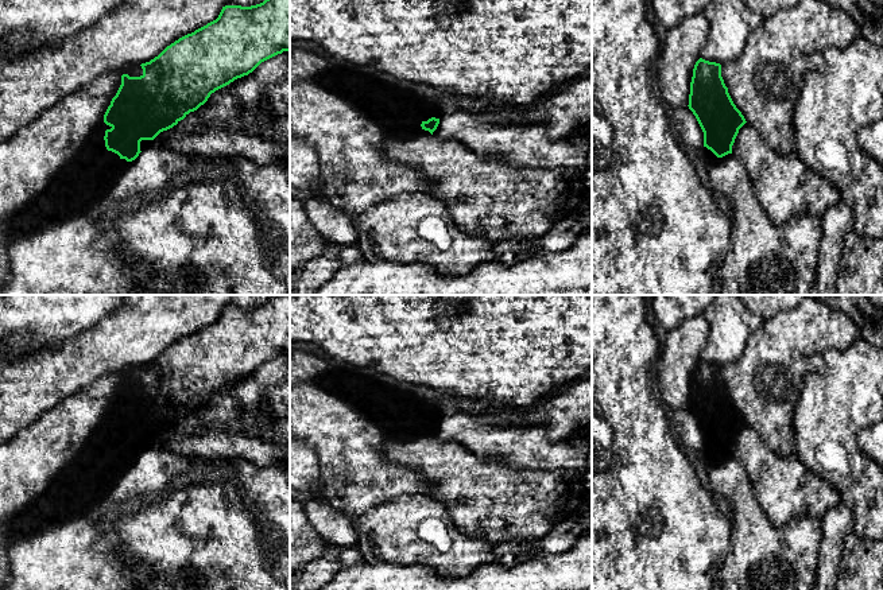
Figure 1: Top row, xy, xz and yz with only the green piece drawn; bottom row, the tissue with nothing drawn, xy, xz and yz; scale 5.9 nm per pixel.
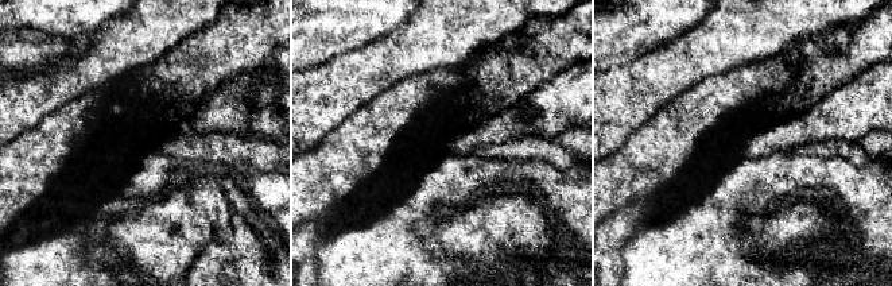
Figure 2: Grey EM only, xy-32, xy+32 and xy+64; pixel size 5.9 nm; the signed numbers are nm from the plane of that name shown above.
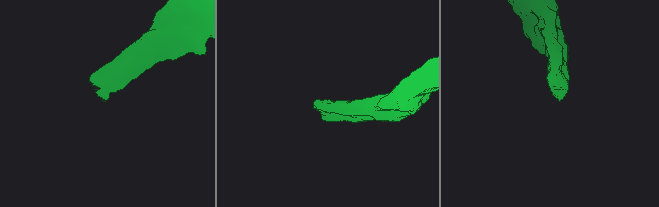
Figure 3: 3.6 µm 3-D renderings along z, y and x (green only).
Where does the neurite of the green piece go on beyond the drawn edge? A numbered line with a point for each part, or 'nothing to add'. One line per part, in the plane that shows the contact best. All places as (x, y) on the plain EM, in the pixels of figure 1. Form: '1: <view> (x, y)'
1: xy (86, 481)

